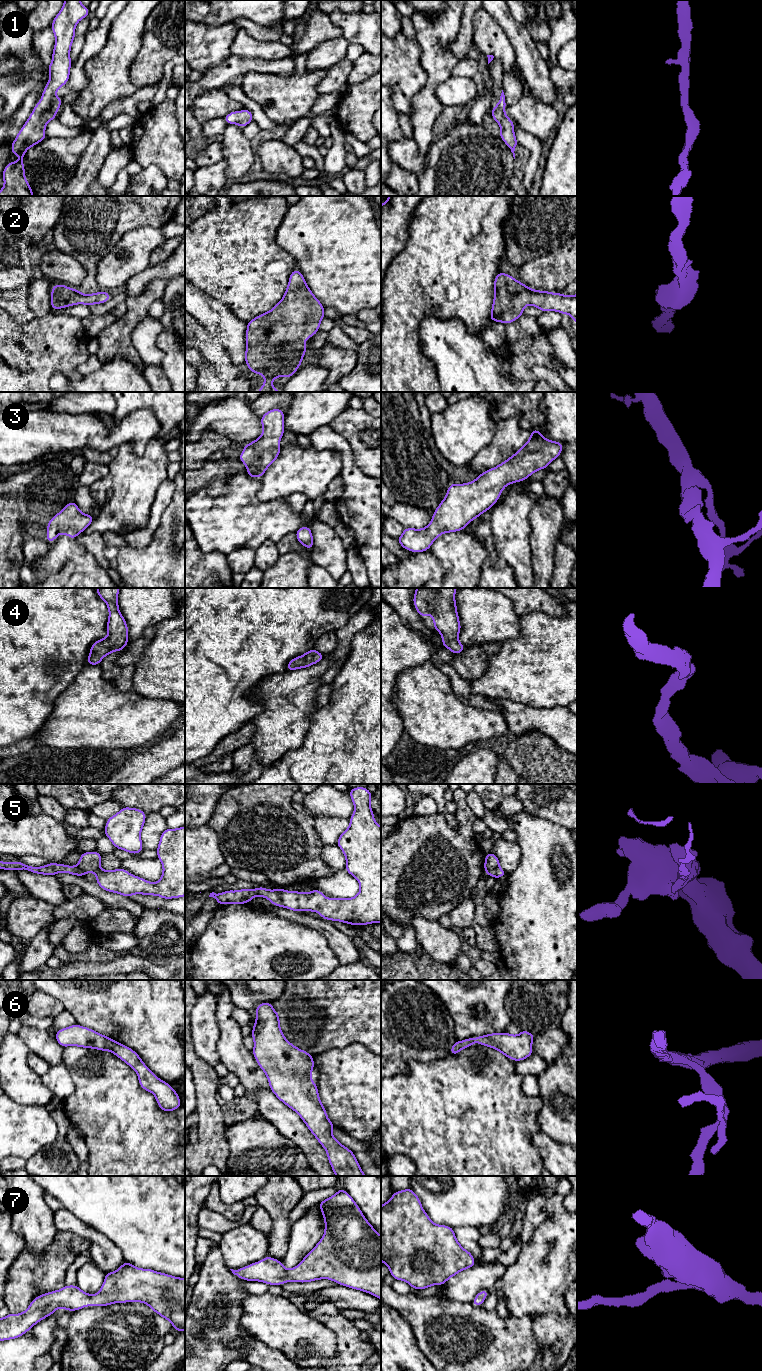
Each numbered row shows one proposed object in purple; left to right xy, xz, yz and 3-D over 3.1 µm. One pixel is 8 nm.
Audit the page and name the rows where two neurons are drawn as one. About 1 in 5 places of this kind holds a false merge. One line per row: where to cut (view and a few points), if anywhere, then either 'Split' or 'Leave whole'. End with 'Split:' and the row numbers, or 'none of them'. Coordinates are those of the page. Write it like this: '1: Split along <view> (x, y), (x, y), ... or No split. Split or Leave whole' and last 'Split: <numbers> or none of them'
1: No split. Leave whole
2: No split. Leave whole
3: No split. Leave whole
4: No split. Leave whole
5: Split along xz (277, 889), (282, 905). Split
6: No split. Leave whole
7: No split. Leave whole
Split: 5

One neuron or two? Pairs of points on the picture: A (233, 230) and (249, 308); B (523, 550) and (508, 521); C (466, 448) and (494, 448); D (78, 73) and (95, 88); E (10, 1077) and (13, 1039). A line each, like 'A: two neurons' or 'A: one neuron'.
A: one neuron
B: one neuron
C: two neurons
D: two neurons
E: one neuron

